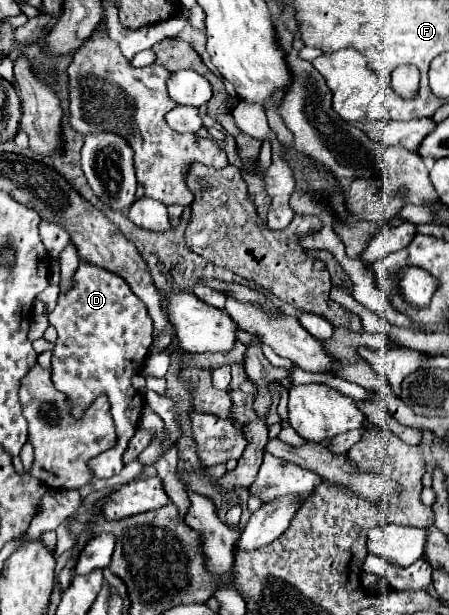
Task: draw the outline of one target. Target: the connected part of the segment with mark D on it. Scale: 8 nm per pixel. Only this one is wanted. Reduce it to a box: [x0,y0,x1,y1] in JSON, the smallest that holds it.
[48,259,152,479]

